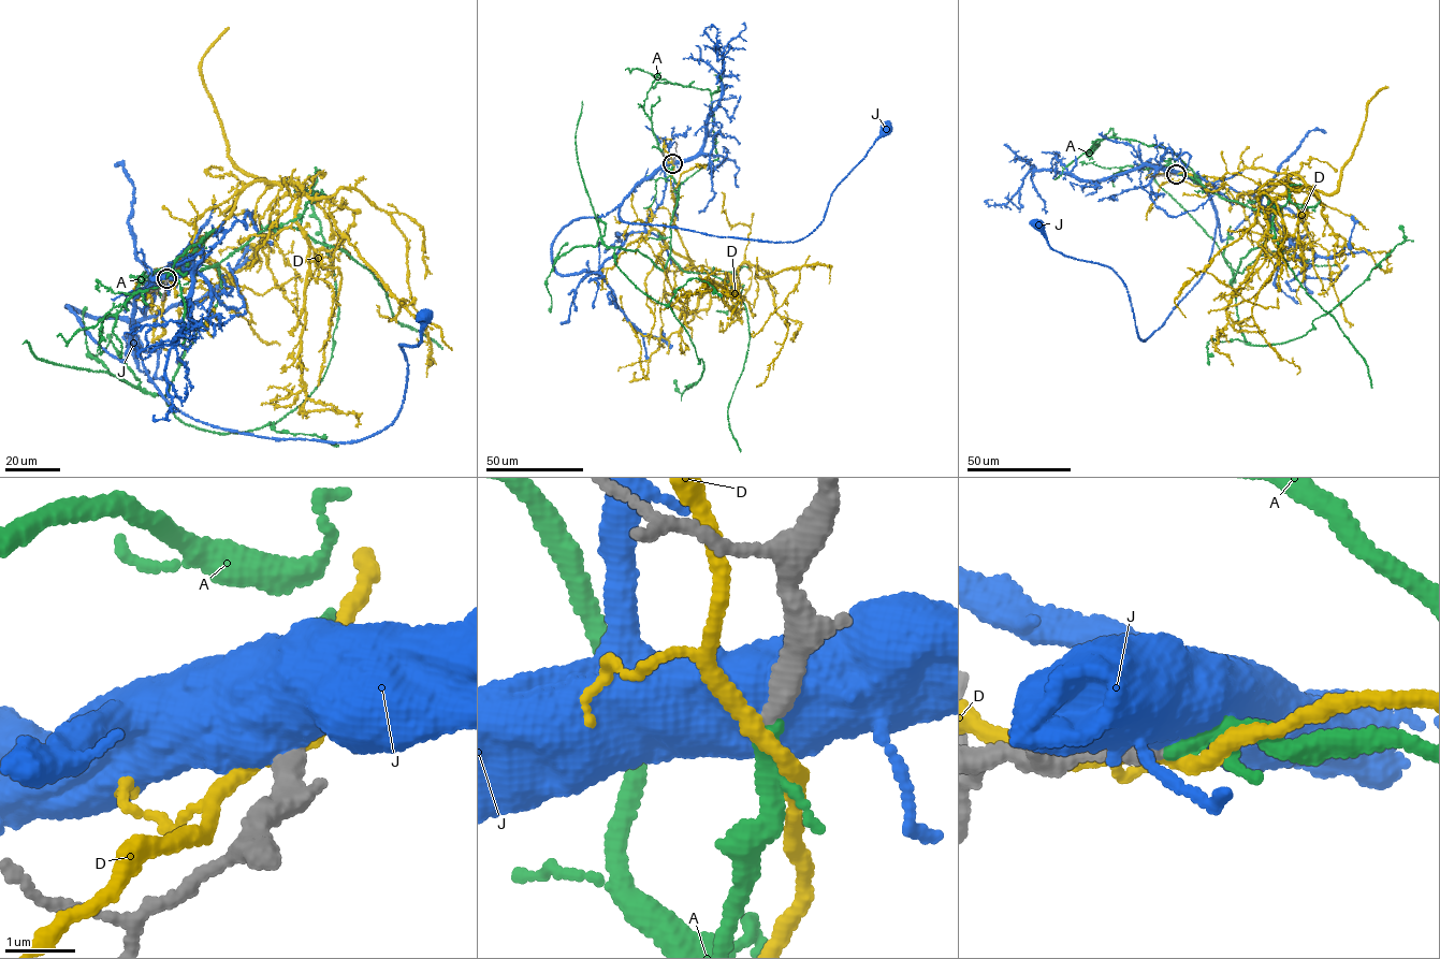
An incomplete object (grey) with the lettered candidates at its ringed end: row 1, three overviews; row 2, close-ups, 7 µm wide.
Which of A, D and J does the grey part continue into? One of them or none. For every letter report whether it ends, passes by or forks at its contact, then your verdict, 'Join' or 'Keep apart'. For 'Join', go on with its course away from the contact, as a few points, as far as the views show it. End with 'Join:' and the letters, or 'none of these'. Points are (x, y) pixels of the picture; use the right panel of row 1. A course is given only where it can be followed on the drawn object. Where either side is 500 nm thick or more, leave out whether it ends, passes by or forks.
A: It ends there. Join. Its course: (1176, 174), (1267, 216), (1268, 238), (1240, 258), (1231, 282), (1249, 345), (1303, 336), (1405, 242), (1400, 226)
D: It passes by. Keep apart
J: Keep apart
Join: A

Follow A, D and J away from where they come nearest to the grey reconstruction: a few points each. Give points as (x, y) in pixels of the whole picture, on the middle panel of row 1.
A: (672, 163), (665, 266), (613, 252), (702, 361), (694, 386), (680, 393), (674, 380)
D: (672, 163), (674, 227), (708, 289), (742, 263), (758, 265), (786, 319), (782, 347), (756, 386)
J: (673, 162), (634, 188), (623, 202), (620, 219), (713, 235), (797, 241), (822, 222), (834, 189), (886, 129)

